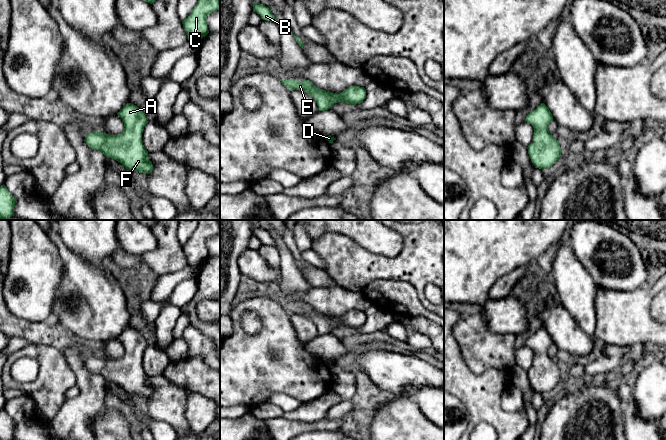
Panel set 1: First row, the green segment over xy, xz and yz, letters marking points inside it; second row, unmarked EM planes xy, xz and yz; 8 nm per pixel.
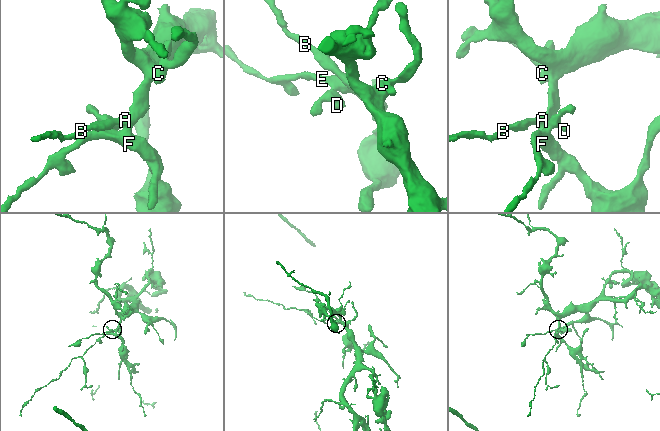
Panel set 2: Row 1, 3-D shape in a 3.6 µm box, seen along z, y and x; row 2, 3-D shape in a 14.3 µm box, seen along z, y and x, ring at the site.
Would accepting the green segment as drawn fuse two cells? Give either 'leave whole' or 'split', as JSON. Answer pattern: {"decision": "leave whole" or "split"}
{"decision": "leave whole"}

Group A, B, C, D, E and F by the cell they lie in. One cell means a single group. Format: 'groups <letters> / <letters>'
groups A B C D E F

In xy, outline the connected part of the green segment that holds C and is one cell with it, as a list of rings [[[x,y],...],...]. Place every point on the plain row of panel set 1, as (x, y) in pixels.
[[[198,220],[198,226],[182,245],[183,252],[187,257],[188,264],[199,265],[208,257],[207,240],[220,233],[220,224],[217,220]]]

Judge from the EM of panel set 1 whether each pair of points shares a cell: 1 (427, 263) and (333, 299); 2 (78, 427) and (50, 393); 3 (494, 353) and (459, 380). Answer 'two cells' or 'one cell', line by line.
1: two cells
2: two cells
3: two cells

